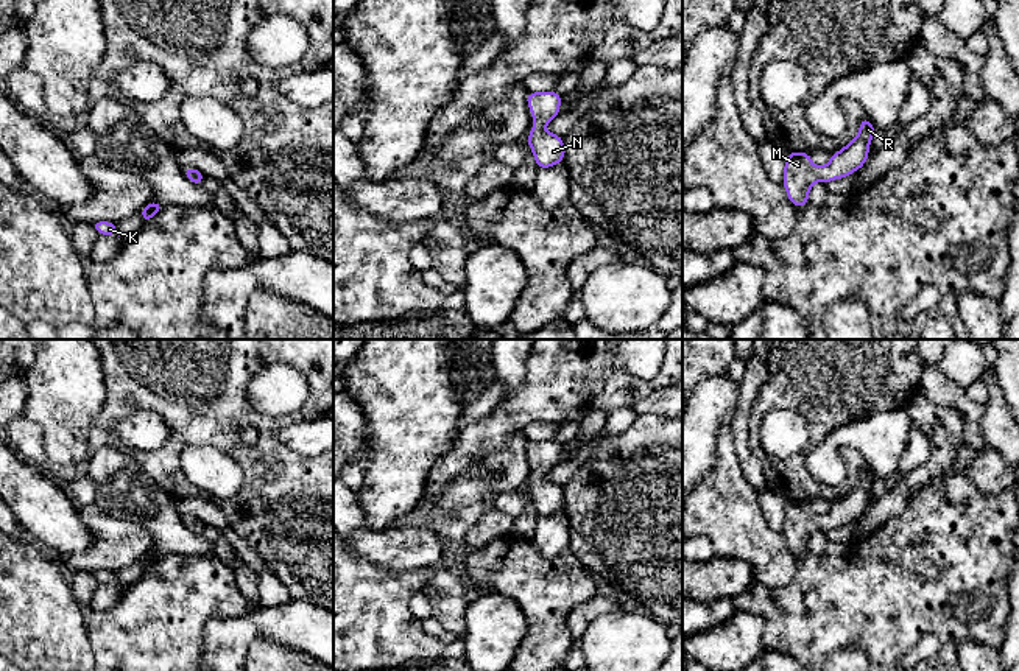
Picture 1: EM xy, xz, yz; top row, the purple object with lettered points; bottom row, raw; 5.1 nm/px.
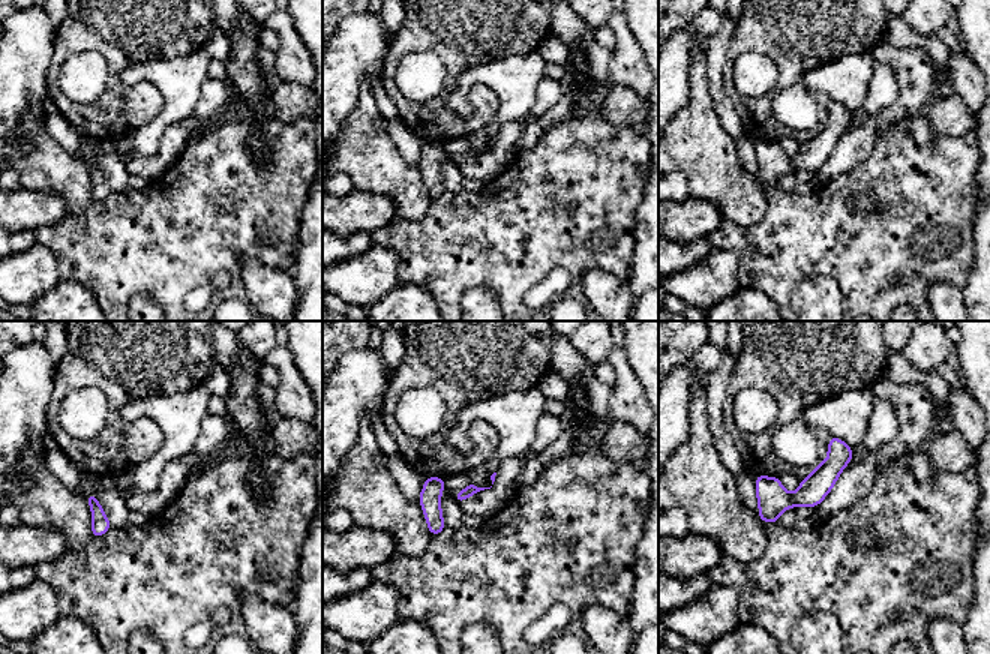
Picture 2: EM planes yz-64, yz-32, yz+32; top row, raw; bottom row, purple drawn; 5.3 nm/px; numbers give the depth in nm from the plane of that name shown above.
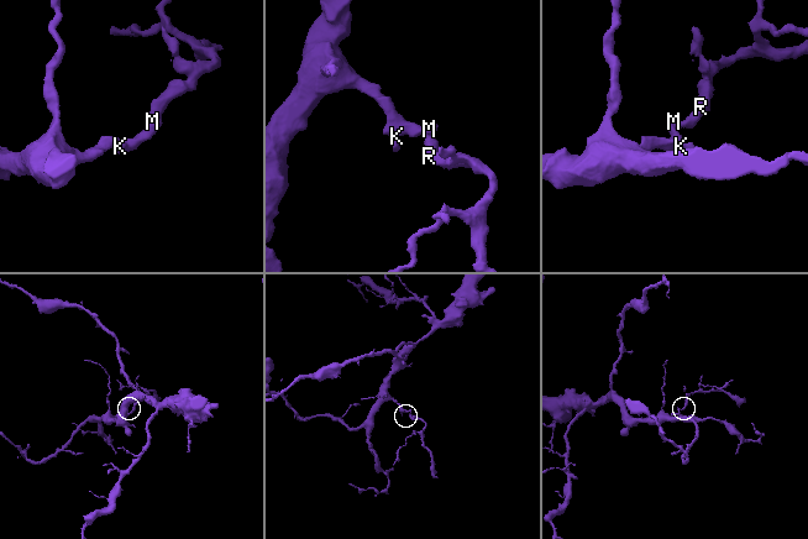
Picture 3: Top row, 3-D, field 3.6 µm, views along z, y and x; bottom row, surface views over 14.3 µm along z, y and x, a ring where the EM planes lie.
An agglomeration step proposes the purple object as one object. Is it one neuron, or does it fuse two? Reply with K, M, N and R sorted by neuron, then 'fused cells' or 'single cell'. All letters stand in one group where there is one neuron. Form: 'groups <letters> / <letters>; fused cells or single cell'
groups K M N R; single cell

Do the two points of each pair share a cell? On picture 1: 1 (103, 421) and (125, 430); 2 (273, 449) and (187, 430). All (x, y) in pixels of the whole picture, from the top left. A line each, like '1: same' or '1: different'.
1: different
2: same

